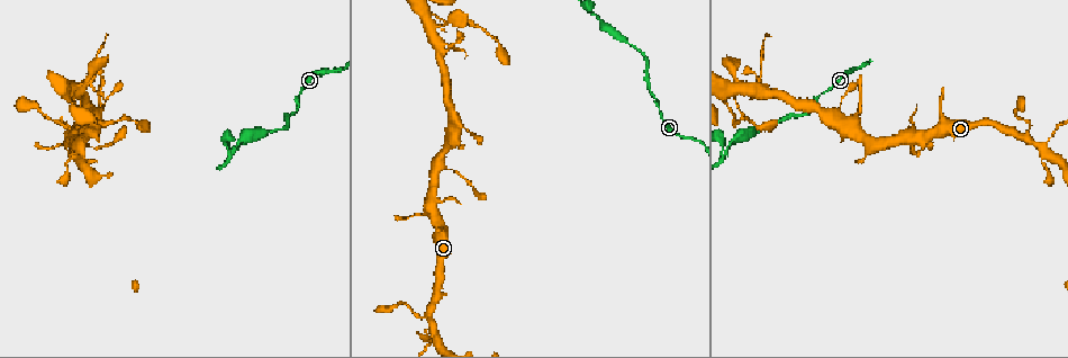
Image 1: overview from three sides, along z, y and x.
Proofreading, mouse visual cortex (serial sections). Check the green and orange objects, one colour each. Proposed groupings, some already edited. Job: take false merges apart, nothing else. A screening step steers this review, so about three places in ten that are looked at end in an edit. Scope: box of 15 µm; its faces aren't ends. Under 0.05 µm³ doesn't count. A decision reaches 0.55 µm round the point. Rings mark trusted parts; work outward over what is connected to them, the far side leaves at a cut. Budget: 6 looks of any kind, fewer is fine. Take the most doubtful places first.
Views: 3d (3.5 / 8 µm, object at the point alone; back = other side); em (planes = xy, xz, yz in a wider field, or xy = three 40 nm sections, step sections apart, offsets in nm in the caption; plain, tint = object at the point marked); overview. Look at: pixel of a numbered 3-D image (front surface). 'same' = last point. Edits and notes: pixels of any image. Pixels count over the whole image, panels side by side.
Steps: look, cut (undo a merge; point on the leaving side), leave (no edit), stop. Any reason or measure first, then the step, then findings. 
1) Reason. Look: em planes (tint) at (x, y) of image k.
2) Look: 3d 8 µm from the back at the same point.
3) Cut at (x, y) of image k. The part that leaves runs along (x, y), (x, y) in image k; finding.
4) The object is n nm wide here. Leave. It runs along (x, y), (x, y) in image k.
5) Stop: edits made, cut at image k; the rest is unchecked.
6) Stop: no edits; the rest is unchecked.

Three-way junction. Look: 3d 3.5 µm at (727, 154) of image 1.

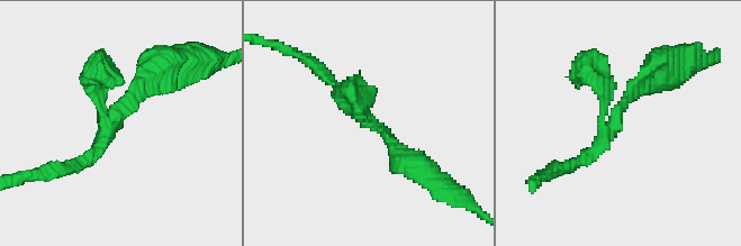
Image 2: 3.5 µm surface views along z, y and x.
3 arms meet here; the arms are 150, 200, 200 nm wide. Look: em xy step 2 (tint) at (616, 122) of image 2.

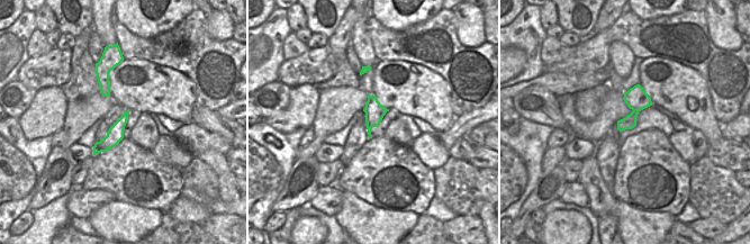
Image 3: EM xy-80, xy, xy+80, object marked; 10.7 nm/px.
Leave. It runs along (125, 117), (116, 132), (96, 151) in image 3; one cell here.

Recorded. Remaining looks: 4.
Three-way junction. Look: 3d 3.5 µm at (440, 163) of image 1.

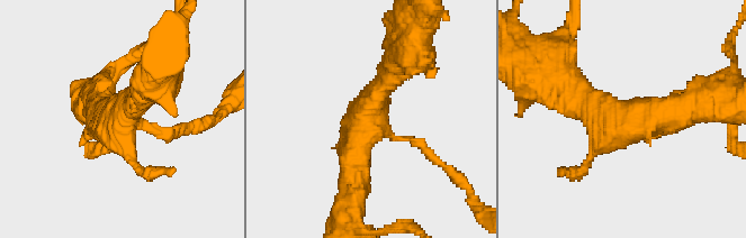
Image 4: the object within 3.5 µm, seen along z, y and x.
Look: em xy step 5 (tint) at (116, 117) of image 4.

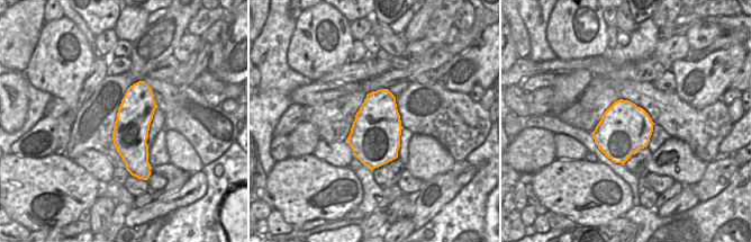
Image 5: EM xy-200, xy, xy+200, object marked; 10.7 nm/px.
Look: em xy step 3 (tint) at the same point.

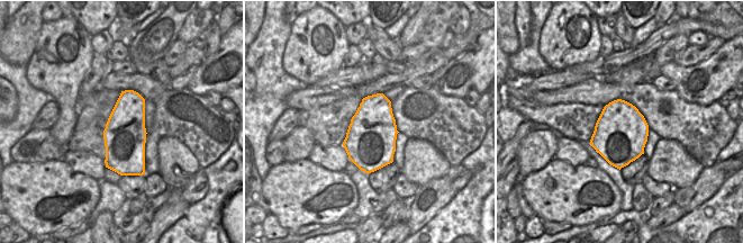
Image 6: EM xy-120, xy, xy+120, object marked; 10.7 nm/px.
Leave. It runs along (353, 189), (360, 128), (398, 62) in image 4; all the same cell.

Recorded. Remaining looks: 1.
Stop: no edits; the rest is unchecked.

